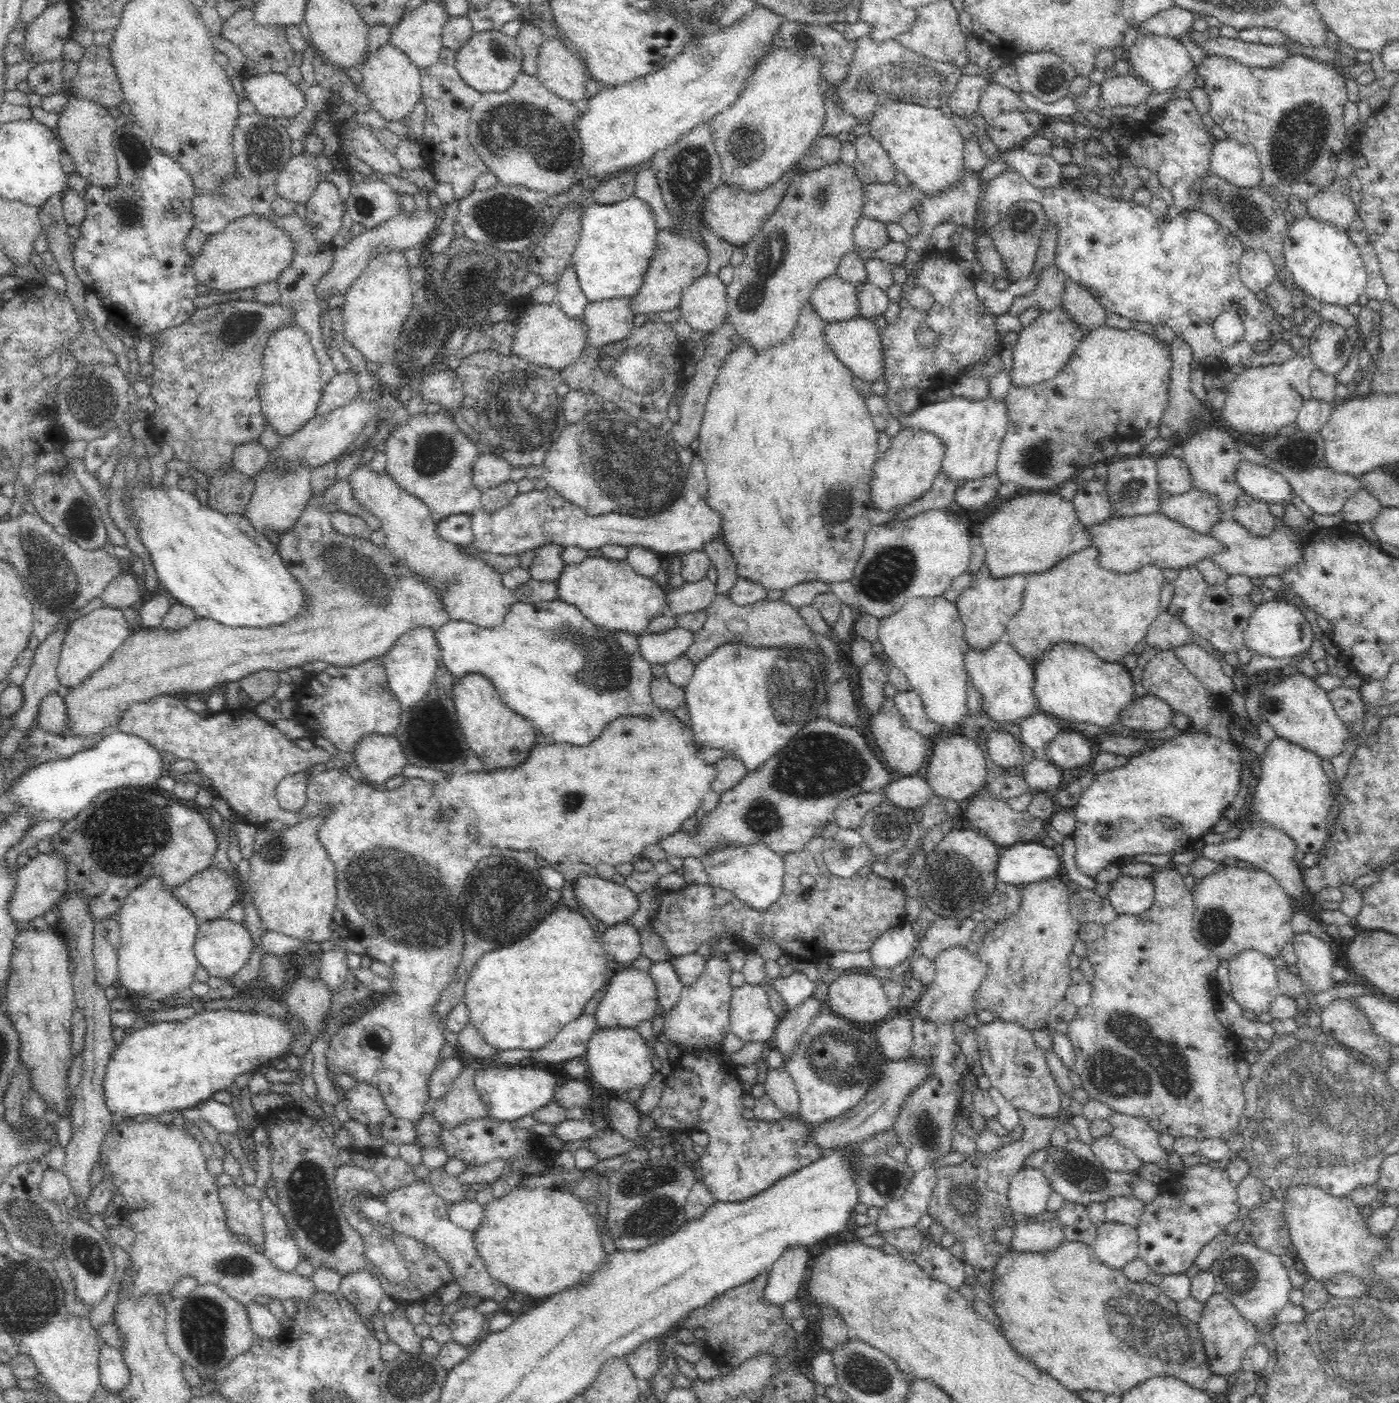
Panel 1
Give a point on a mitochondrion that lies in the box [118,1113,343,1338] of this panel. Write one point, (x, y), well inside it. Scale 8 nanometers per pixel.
(307, 1180)

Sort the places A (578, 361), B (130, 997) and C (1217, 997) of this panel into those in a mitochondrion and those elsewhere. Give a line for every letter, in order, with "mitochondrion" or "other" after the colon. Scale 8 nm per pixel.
A: other
B: other
C: other

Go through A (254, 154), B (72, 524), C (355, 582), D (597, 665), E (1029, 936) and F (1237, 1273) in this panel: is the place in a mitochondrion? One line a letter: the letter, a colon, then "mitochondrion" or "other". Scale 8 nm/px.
A: mitochondrion
B: mitochondrion
C: mitochondrion
D: mitochondrion
E: other
F: mitochondrion

